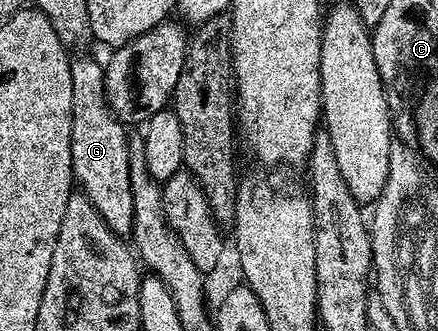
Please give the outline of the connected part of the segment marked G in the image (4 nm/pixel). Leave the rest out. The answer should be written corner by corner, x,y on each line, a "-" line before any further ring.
75,56
70,62
72,71
72,167
75,182
81,192
94,204
104,223
119,235
126,235
134,228
134,200
130,182
130,147
128,144
127,126
115,117
110,110
106,94
106,70
103,62
93,61
90,57

